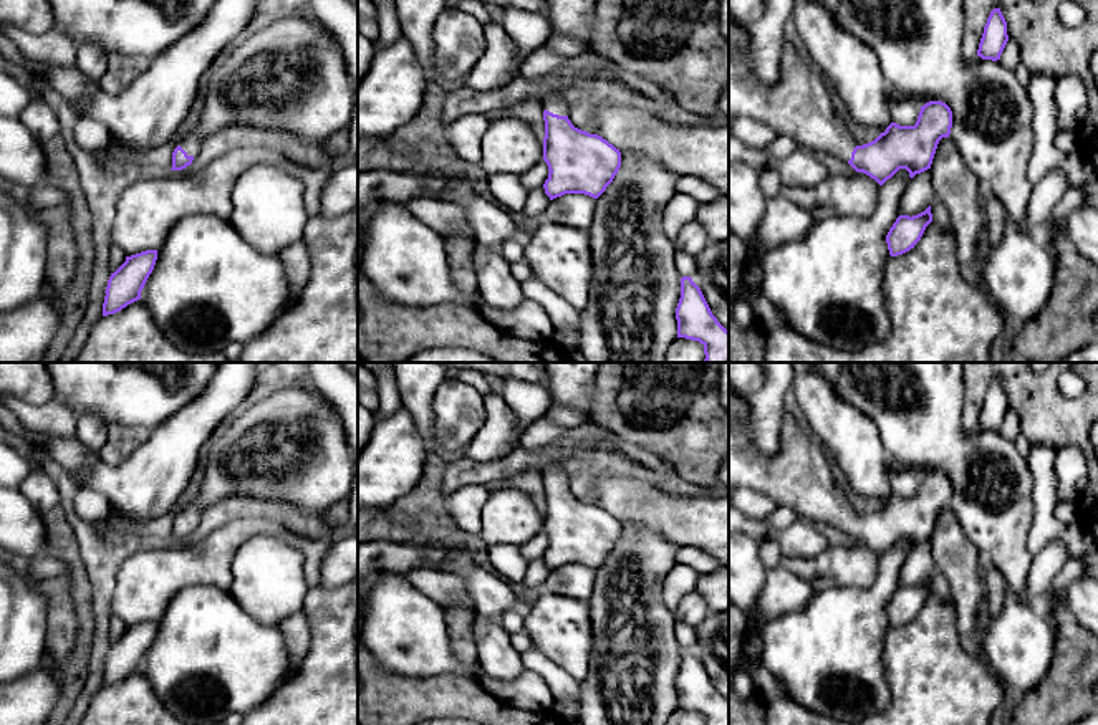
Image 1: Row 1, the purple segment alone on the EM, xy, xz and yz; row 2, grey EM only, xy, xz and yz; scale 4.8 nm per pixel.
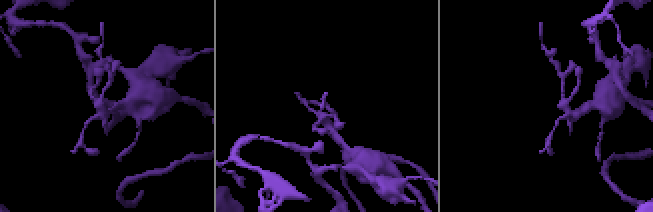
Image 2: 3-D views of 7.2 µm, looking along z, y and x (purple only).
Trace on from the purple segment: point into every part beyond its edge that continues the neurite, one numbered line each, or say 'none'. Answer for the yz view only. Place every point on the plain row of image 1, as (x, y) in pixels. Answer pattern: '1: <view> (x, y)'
1: yz (800, 475)

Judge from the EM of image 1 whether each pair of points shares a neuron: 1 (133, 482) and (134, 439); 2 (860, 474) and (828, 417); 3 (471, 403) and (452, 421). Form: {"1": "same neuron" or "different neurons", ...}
{"1": "different neurons", "2": "same neuron", "3": "same neuron"}

